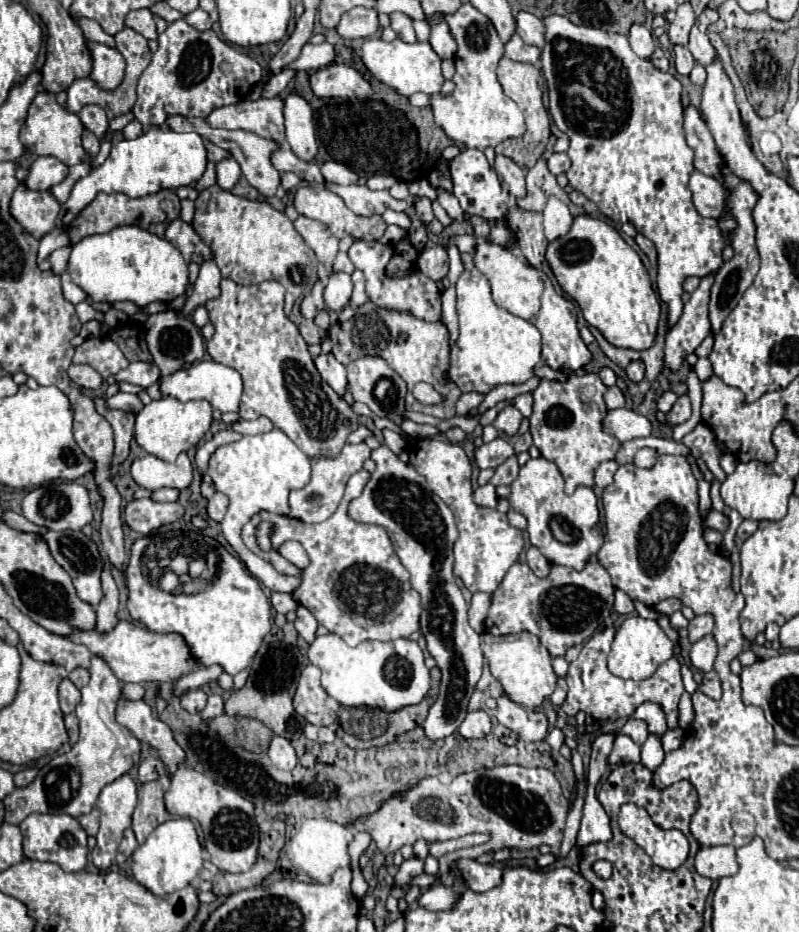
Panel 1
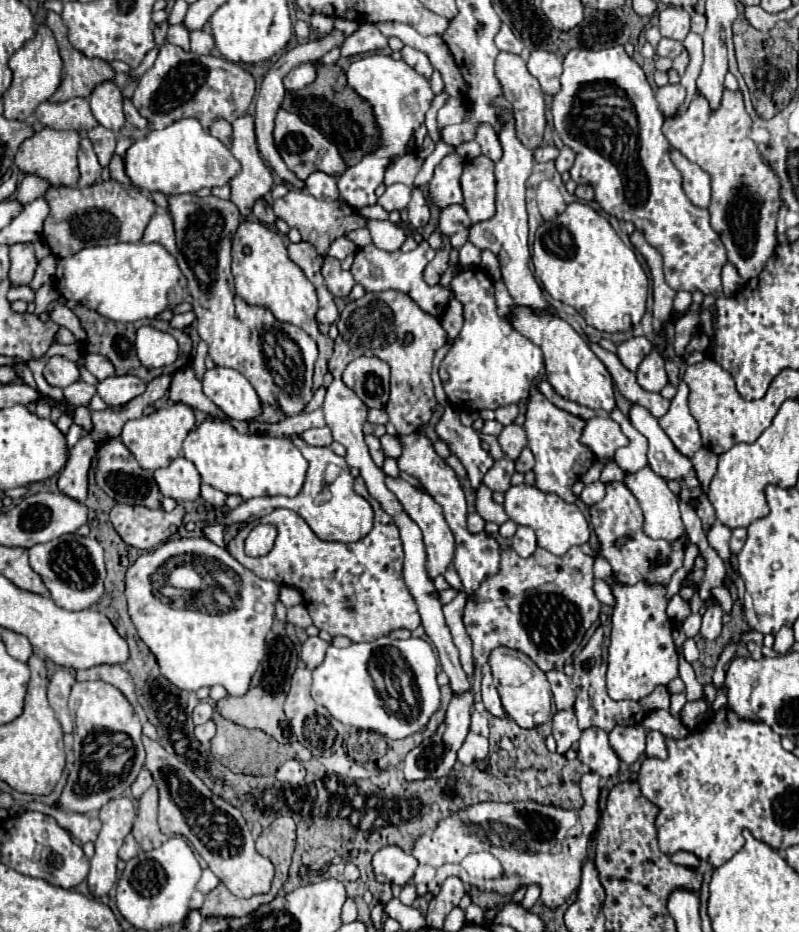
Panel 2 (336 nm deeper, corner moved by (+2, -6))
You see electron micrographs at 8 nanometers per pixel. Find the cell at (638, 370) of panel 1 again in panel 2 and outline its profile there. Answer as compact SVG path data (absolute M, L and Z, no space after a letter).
M634 336L634 338L626 340L626 342L622 342L622 344L618 346L618 352L616 352L616 354L618 354L620 362L622 362L630 372L636 372L638 364L644 360L644 356L650 354L652 348L654 348L654 346L652 346L652 342L650 342L646 336Z

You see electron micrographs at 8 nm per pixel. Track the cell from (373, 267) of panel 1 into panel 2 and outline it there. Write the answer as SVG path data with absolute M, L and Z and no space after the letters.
M420 242L416 250L412 252L402 252L402 250L394 250L394 252L386 252L376 248L374 244L362 248L356 252L354 264L352 264L352 274L354 280L358 284L364 286L364 290L368 292L380 292L380 290L398 290L408 294L422 310L426 310L428 314L434 314L436 318L442 316L442 310L446 310L446 304L450 300L450 288L446 286L428 286L422 278L422 272L426 268L426 264L434 258L434 250L428 246L428 242Z

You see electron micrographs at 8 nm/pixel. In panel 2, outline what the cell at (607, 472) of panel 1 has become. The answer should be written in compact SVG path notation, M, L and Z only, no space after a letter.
M592 482L588 486L584 486L582 494L580 494L580 500L586 504L586 506L592 506L596 502L600 502L604 498L604 484L602 482Z

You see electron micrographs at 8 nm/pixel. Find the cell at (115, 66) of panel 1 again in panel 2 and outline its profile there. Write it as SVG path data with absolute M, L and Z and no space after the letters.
M104 82L92 92L90 108L100 126L112 132L120 132L120 128L124 126L122 94L114 82Z

